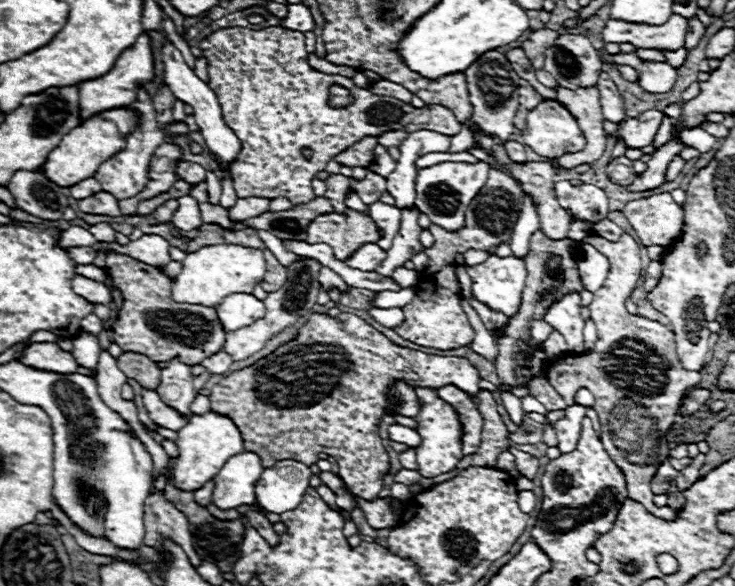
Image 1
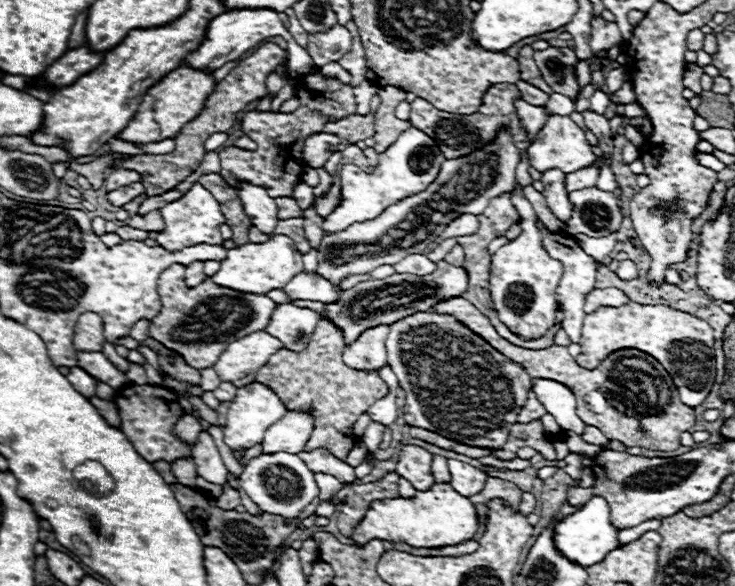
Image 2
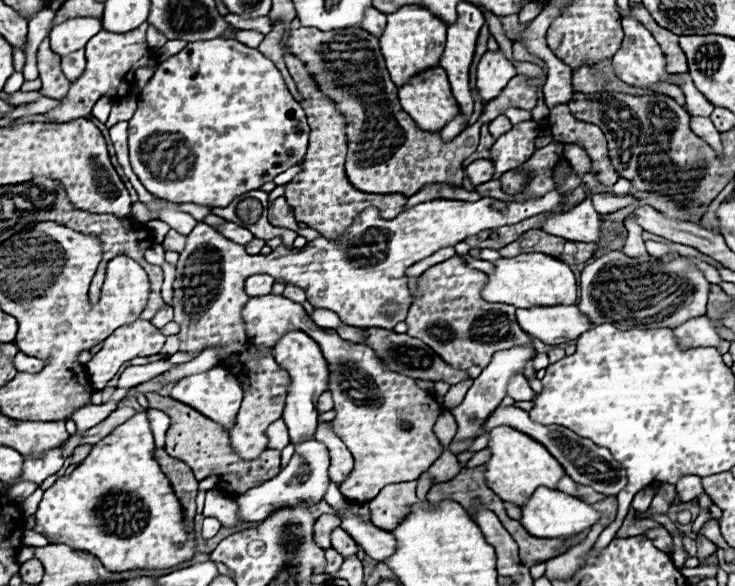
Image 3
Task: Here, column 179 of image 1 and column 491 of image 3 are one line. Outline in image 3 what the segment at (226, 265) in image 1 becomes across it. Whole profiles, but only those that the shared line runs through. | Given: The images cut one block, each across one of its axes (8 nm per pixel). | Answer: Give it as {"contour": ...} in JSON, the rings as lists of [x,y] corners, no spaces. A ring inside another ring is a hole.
{"contour":[[[532,252],[518,254],[514,258],[500,258],[496,264],[496,272],[488,276],[488,284],[482,290],[482,296],[488,302],[506,302],[516,308],[532,308],[532,306],[562,306],[576,304],[576,278],[570,266],[558,258]]]}

